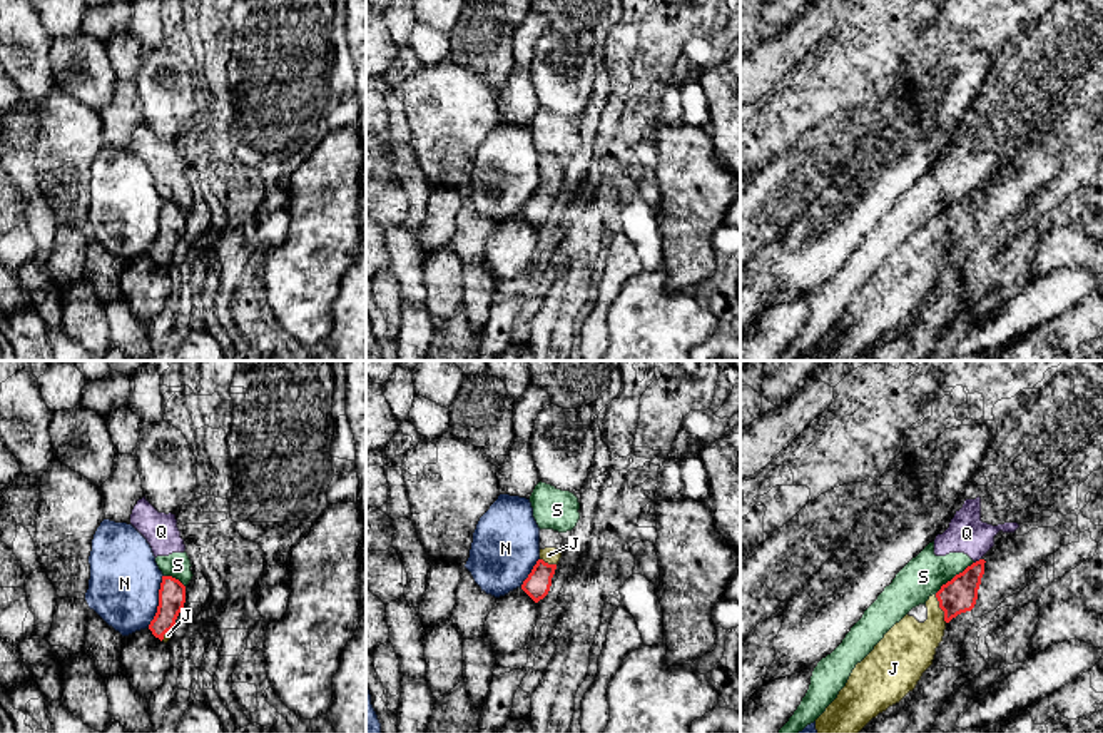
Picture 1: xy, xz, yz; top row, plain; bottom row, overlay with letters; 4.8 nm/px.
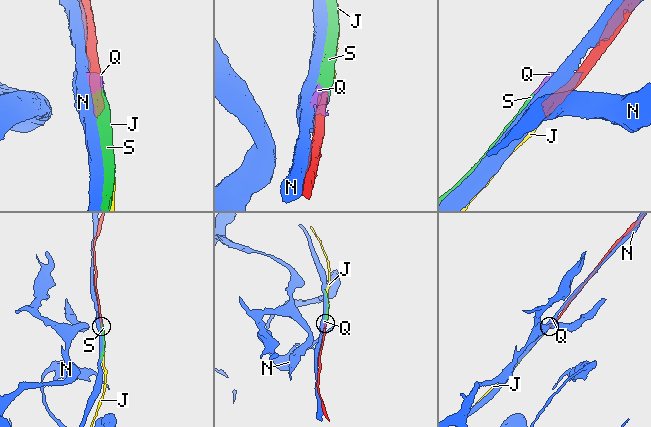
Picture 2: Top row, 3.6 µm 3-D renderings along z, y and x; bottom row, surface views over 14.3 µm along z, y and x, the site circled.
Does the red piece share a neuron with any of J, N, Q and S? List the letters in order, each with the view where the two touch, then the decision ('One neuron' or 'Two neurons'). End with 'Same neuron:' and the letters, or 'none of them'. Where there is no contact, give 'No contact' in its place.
J: Touches red in yz. One neuron
N: Touches red in xy. Two neurons
Q: Touches red in yz. Two neurons
S: Touches red in yz. Two neurons
Same neuron: J

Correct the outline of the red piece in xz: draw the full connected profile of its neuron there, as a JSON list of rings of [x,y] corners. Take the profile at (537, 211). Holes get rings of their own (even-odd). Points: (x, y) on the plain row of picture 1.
[[[557,174],[540,175],[540,185],[536,187],[531,199],[521,210],[521,215],[535,229],[538,229],[548,220],[550,212],[552,212],[552,204],[555,200],[560,184],[562,184],[562,177]]]

